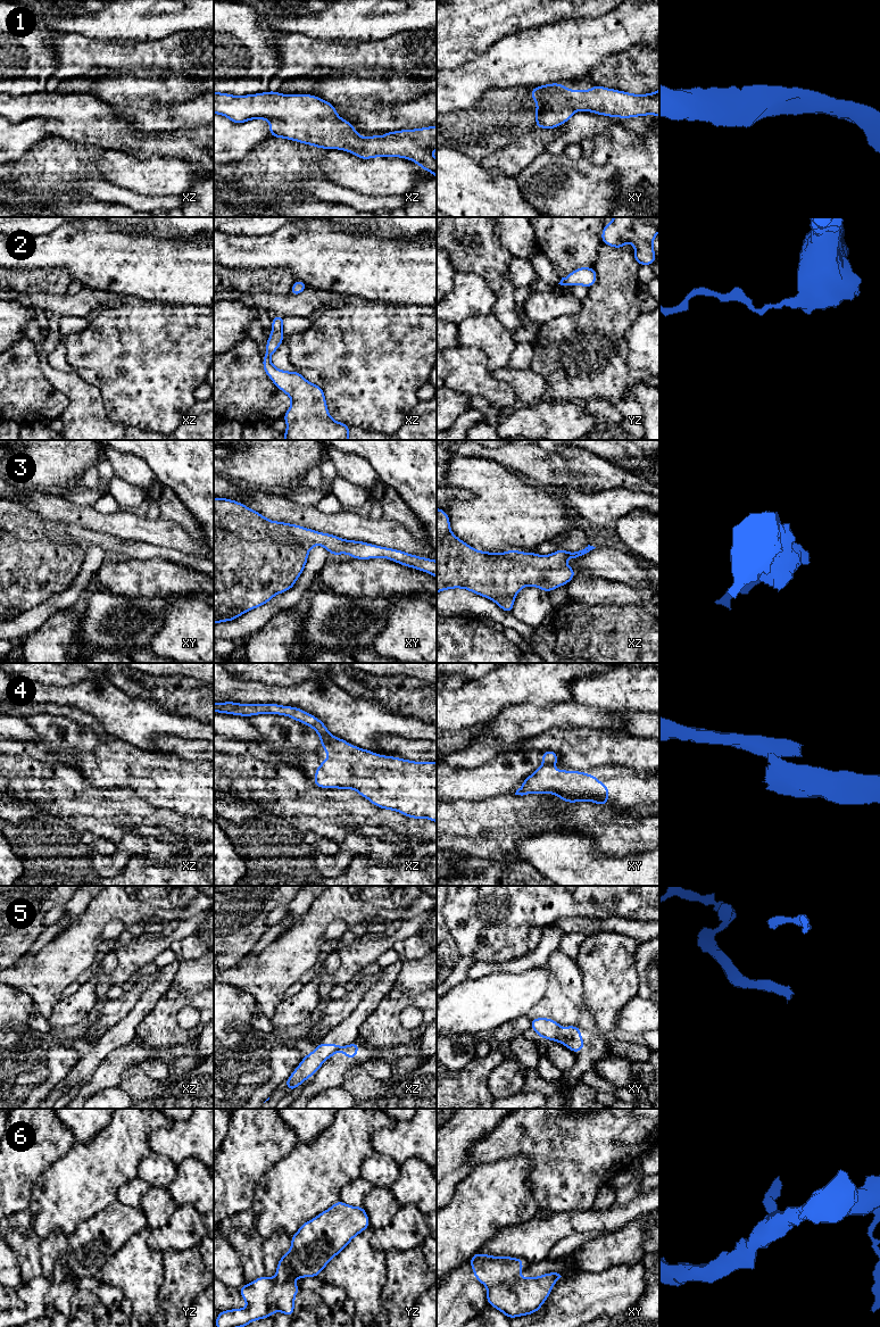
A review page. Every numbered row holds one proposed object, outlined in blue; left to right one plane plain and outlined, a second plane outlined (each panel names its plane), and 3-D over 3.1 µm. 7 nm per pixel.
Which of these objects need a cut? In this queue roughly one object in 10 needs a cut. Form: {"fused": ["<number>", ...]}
{"fused": ["4", "5"]}

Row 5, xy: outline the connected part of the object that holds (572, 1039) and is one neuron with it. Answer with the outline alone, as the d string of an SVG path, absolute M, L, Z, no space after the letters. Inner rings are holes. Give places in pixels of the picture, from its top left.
M559 1026L556 1042L565 1045L568 1050L578 1054L584 1046L586 1042L581 1038L581 1028L578 1026Z

